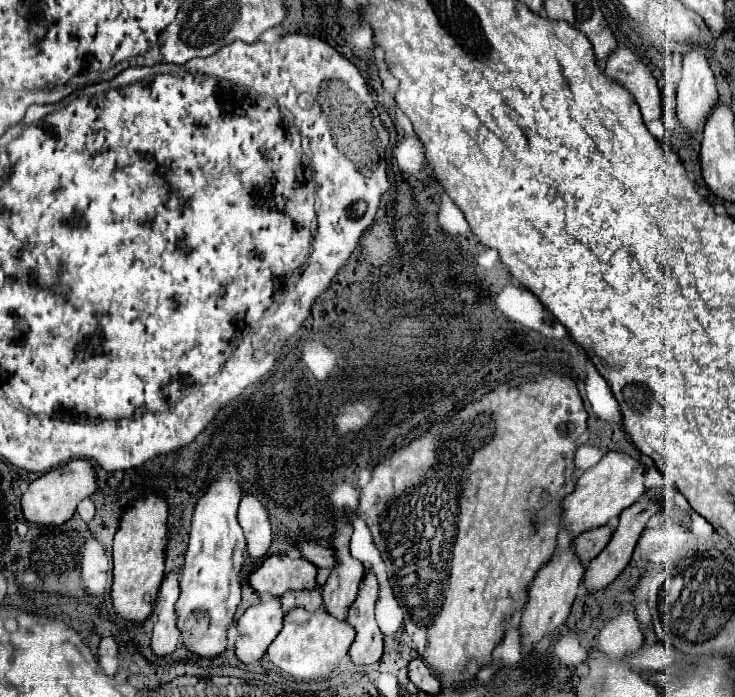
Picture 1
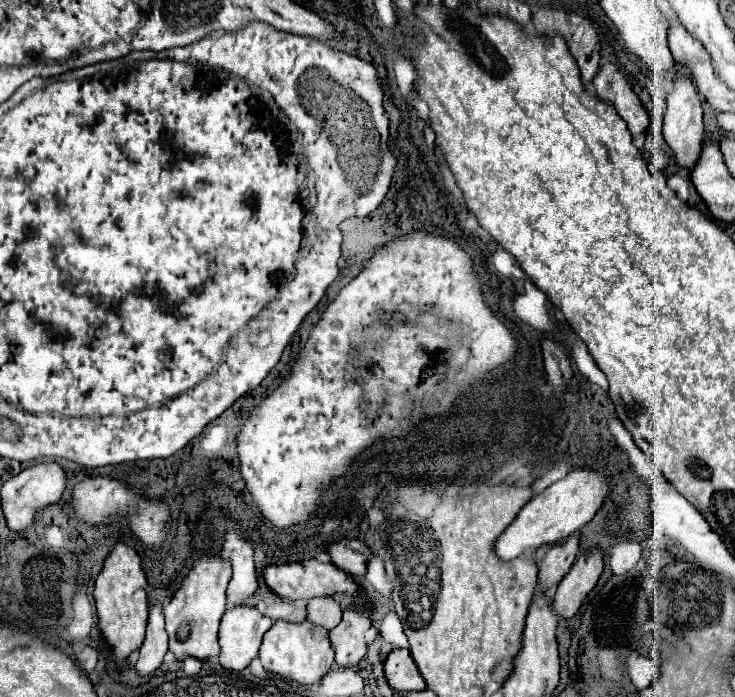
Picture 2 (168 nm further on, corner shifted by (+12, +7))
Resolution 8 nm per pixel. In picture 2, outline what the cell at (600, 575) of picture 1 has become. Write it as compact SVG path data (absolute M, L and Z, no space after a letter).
M598 550L578 556L578 562L570 568L564 580L558 584L552 598L552 610L564 620L578 614L582 600L590 594L602 574L602 554Z

